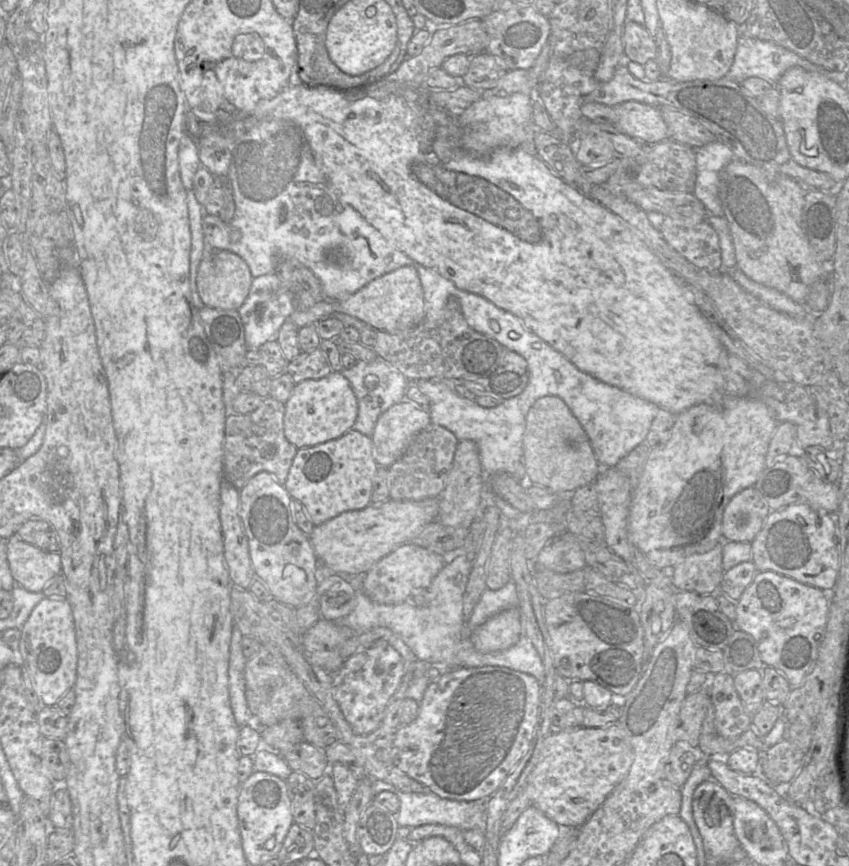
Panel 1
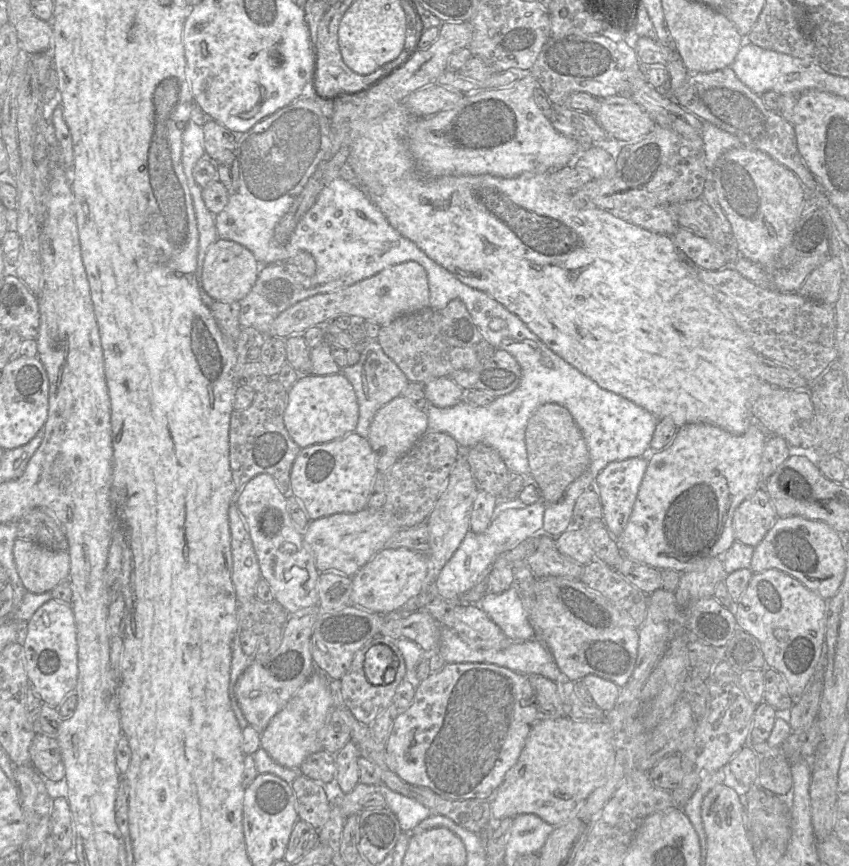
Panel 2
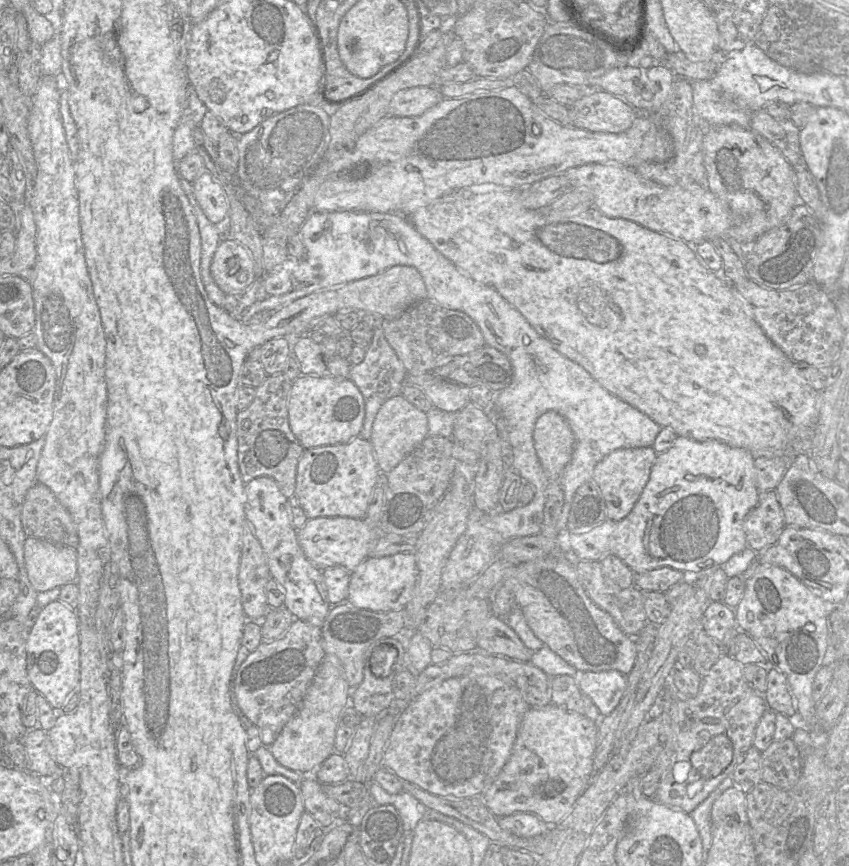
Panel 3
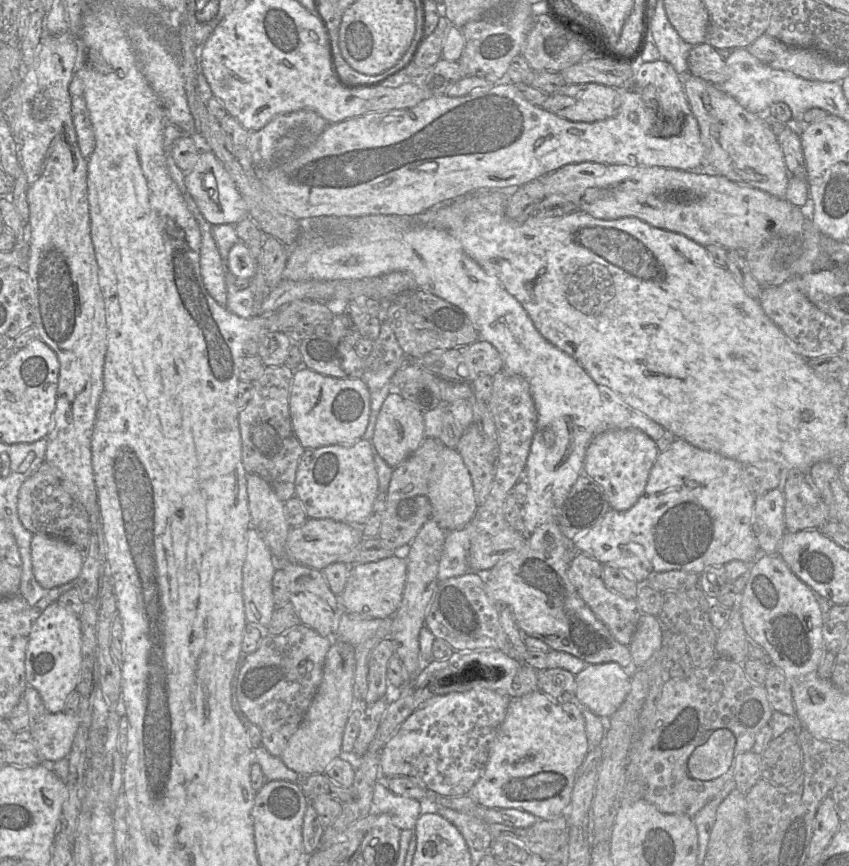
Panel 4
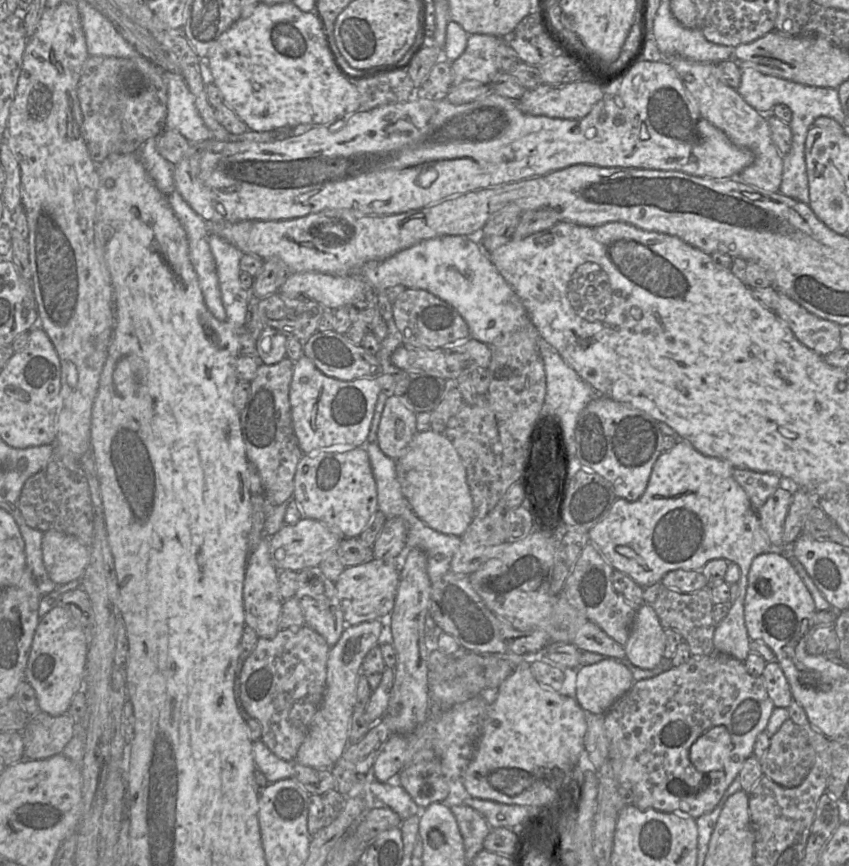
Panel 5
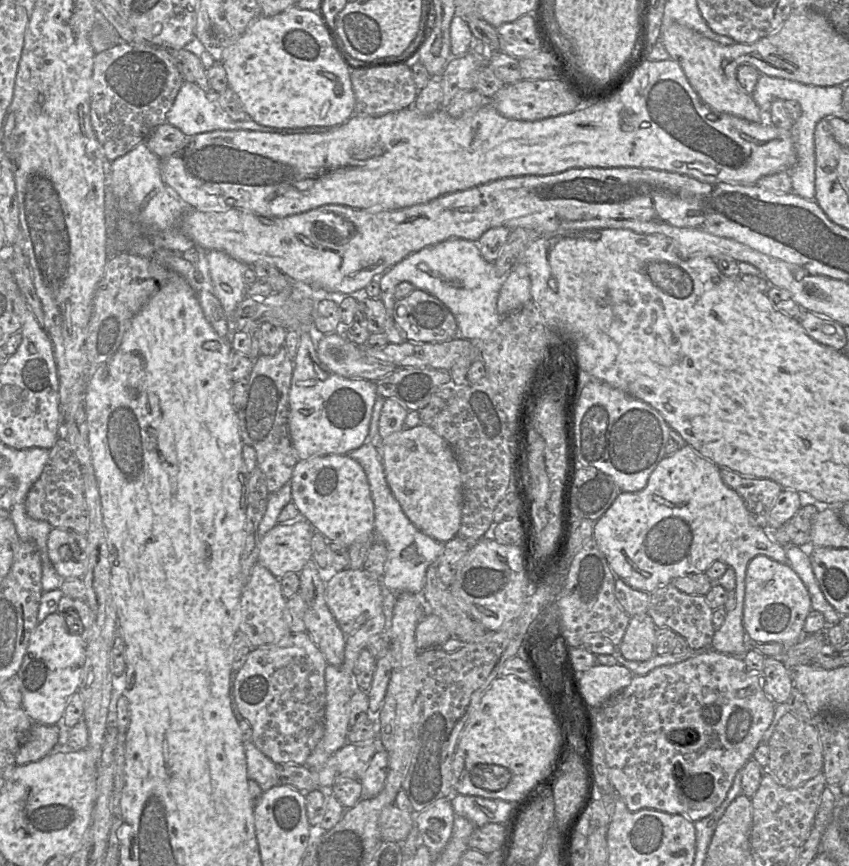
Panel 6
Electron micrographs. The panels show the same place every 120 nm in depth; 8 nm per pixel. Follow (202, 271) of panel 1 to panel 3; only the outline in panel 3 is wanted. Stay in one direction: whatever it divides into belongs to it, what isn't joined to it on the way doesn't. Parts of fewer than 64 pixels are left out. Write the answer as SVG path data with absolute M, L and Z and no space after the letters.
M222 237L211 263L211 275L225 294L244 294L256 279L253 258L240 242Z

